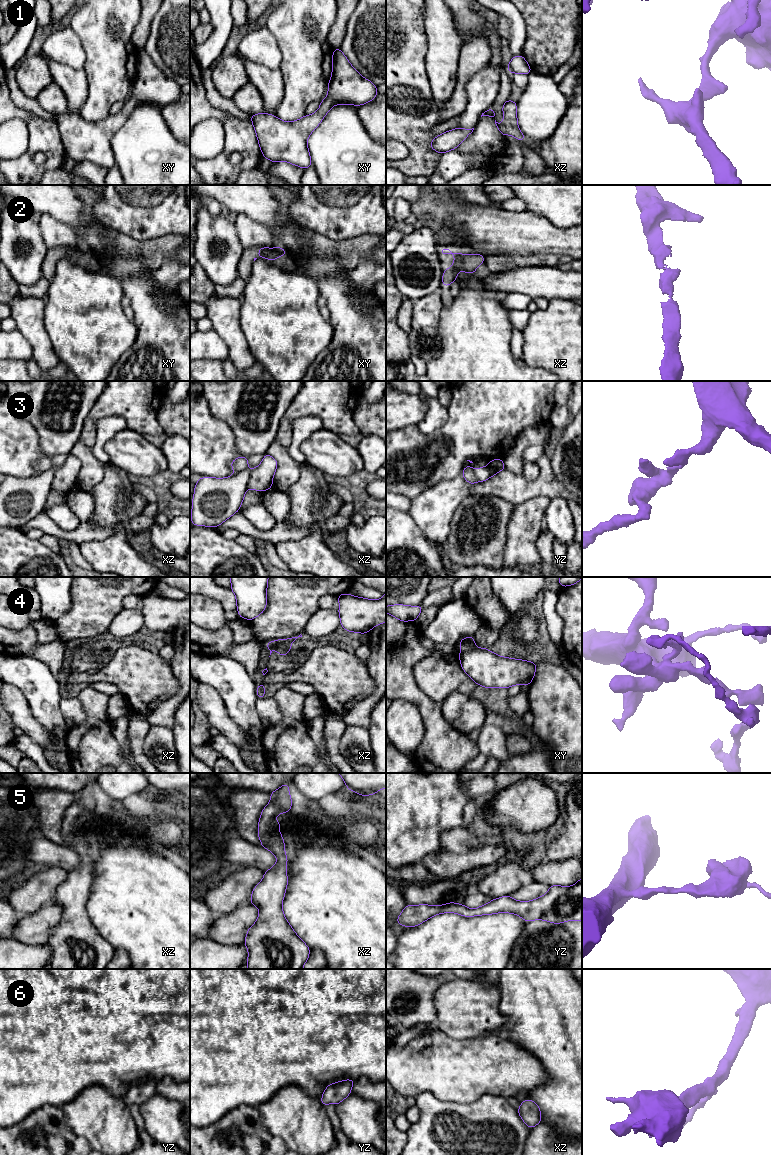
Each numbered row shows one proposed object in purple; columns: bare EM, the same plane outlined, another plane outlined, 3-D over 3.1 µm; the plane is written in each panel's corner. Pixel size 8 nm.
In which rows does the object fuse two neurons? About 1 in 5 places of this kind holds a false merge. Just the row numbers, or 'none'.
3, 4

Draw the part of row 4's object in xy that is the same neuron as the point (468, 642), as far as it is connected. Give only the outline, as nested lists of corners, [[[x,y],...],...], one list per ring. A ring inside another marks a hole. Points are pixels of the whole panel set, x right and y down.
[[[469,636],[460,640],[459,646],[461,648],[473,648],[475,647],[474,636]]]

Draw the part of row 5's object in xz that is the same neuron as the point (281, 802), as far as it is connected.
[[[284,783],[270,793],[271,801],[263,808],[258,822],[258,838],[261,841],[261,847],[271,851],[277,858],[277,863],[264,872],[263,879],[254,887],[250,897],[251,905],[259,908],[259,914],[257,921],[248,928],[243,943],[248,949],[246,962],[248,969],[303,969],[310,955],[310,948],[295,933],[282,909],[282,902],[288,886],[286,864],[289,859],[285,854],[283,836],[278,831],[282,824],[276,822],[275,818],[280,813],[291,811],[292,799],[289,785]]]

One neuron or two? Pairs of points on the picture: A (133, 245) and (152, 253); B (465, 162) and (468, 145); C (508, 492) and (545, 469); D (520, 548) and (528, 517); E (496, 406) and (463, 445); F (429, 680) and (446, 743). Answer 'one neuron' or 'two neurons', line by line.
A: one neuron
B: two neurons
C: one neuron
D: one neuron
E: one neuron
F: two neurons

